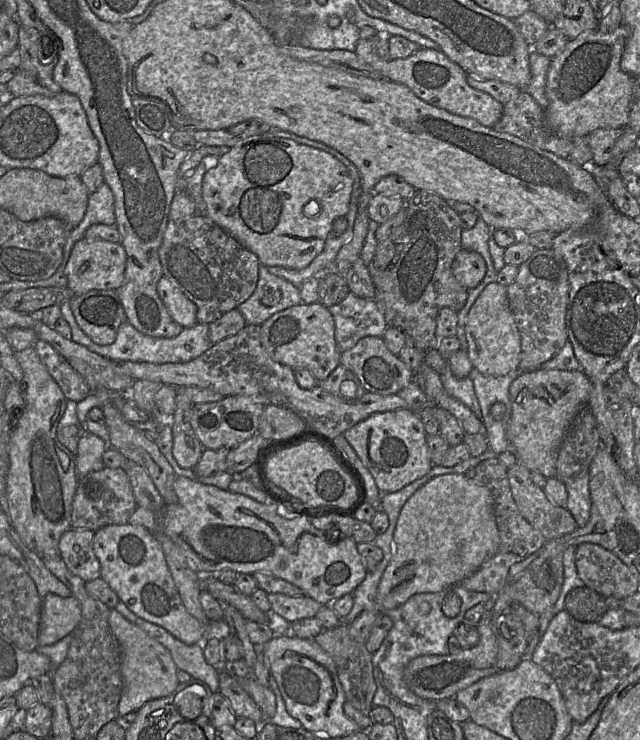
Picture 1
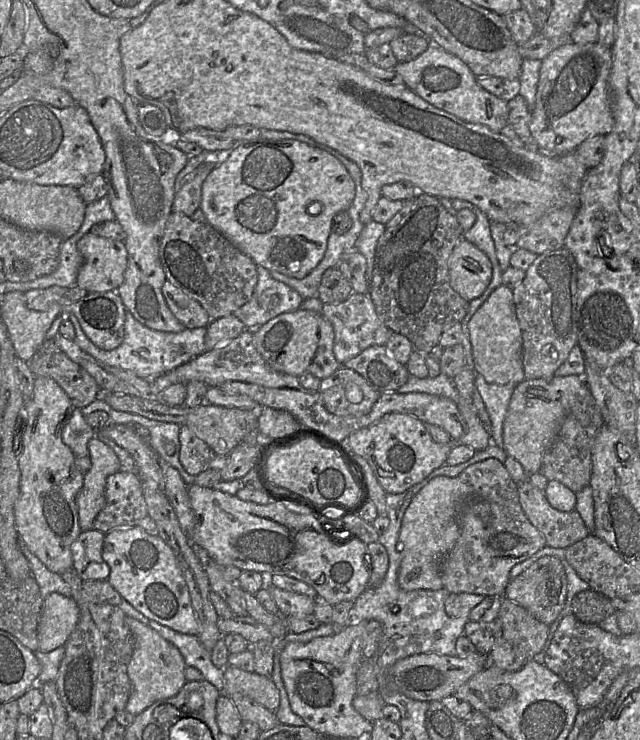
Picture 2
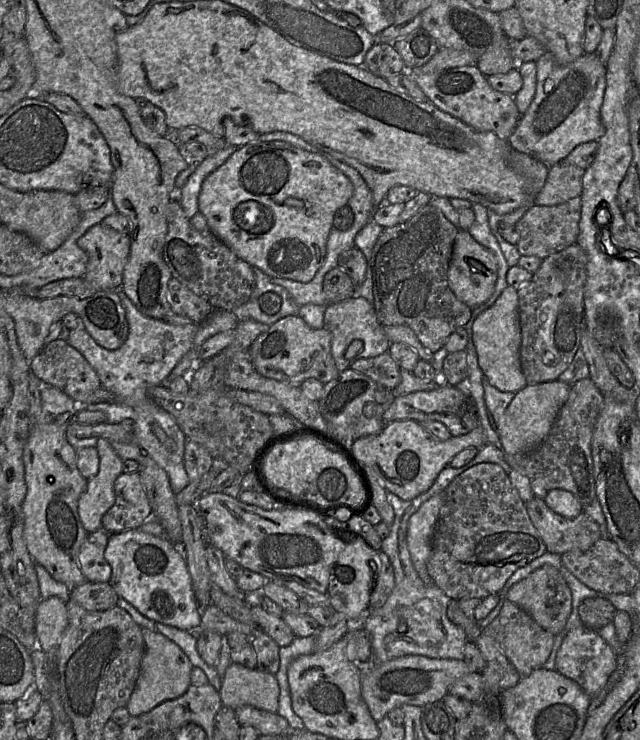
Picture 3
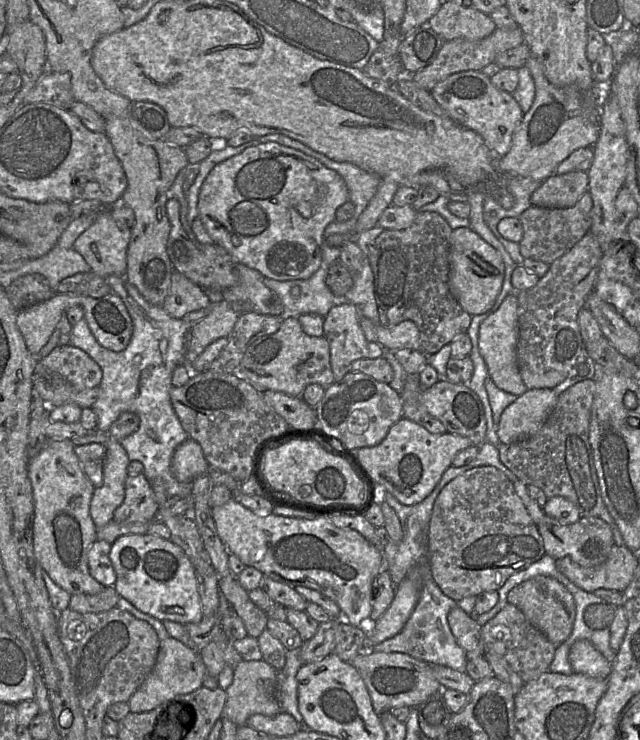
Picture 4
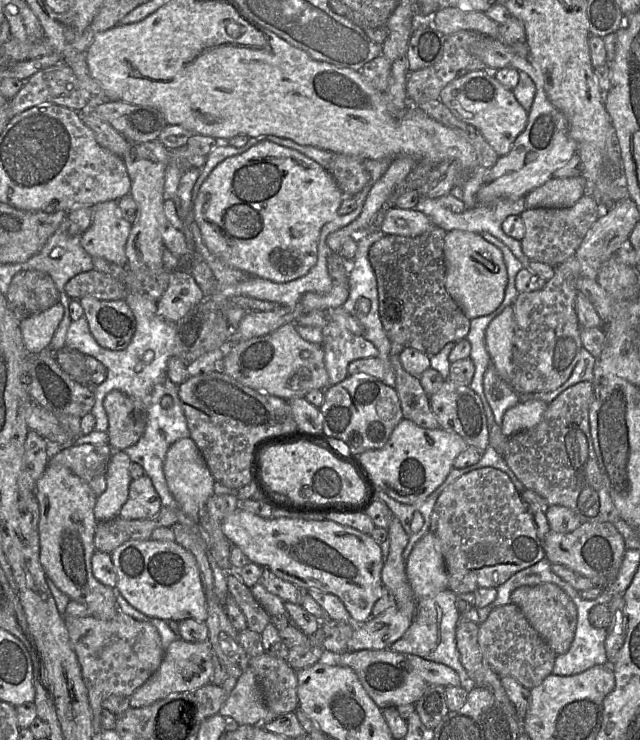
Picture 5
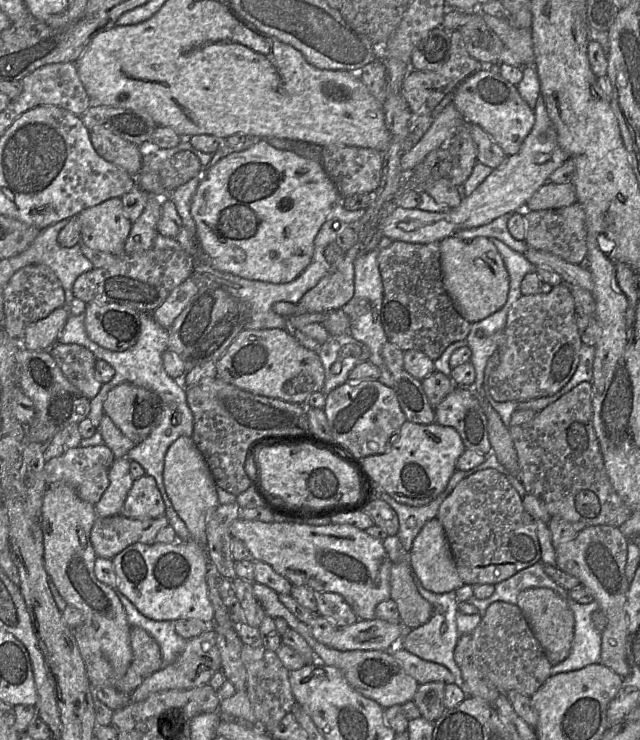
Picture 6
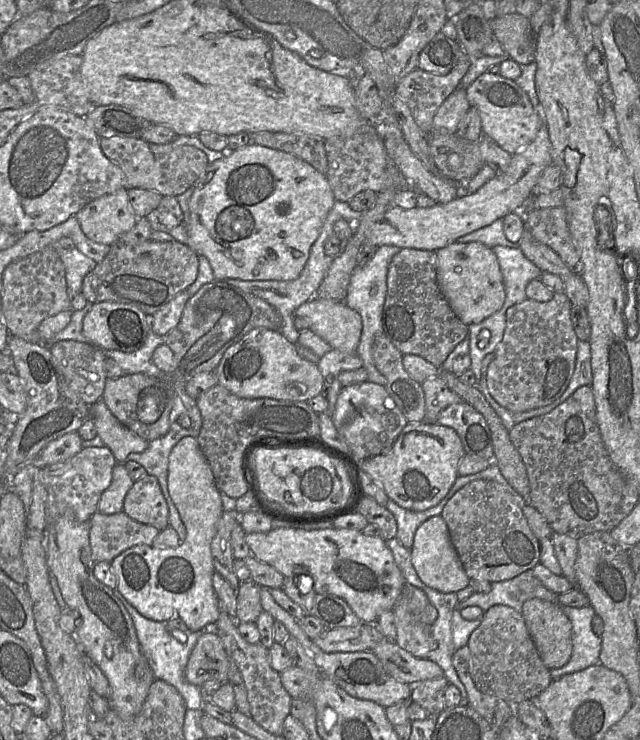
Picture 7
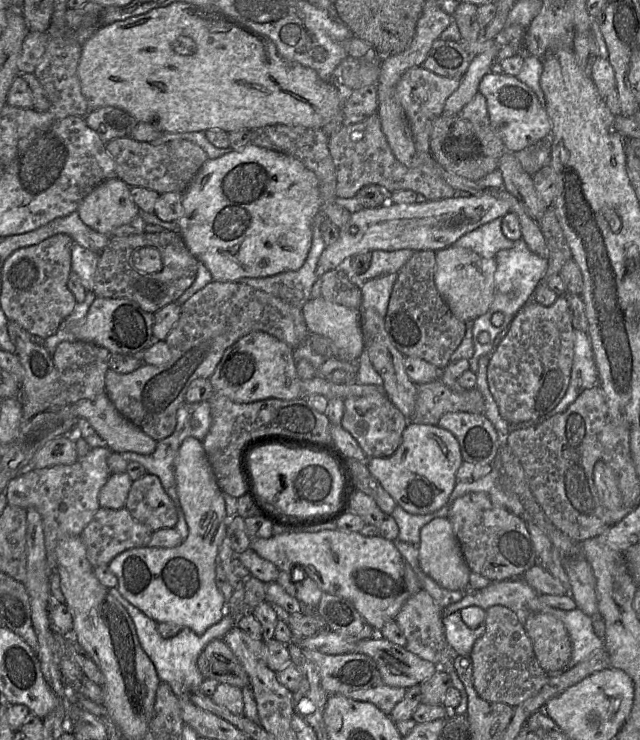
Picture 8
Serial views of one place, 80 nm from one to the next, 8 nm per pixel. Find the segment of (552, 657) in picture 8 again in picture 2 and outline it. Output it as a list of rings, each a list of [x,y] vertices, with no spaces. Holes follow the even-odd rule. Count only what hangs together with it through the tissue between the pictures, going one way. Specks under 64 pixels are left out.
[[[543,556],[516,578],[510,580],[503,597],[519,604],[536,619],[549,626],[562,611],[566,594],[567,578],[561,560],[555,556]]]

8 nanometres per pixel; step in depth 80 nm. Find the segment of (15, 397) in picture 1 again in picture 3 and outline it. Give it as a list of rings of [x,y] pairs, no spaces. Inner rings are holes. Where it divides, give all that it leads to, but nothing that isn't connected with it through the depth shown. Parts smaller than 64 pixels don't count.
[[[44,384],[41,388],[42,411],[37,422],[31,426],[23,450],[24,476],[27,493],[22,505],[24,516],[23,537],[33,560],[43,566],[53,579],[70,588],[88,582],[78,564],[78,554],[88,532],[84,529],[79,514],[78,500],[86,490],[87,480],[77,467],[76,450],[66,440],[66,430],[80,410],[73,399],[58,388]]]

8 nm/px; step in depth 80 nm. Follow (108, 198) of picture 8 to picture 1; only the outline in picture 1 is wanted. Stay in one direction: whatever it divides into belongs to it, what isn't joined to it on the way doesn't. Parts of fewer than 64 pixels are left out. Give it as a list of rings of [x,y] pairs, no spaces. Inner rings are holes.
[[[80,239],[73,247],[65,267],[67,287],[81,295],[90,290],[117,290],[124,281],[126,252],[121,243],[106,240]]]

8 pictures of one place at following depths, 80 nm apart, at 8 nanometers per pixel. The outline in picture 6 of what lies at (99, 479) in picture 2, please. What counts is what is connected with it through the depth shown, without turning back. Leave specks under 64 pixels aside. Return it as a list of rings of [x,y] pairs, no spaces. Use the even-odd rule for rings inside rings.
[[[116,458],[108,472],[109,485],[100,500],[94,505],[96,515],[110,517],[121,513],[127,494],[134,482],[130,471],[130,460]]]

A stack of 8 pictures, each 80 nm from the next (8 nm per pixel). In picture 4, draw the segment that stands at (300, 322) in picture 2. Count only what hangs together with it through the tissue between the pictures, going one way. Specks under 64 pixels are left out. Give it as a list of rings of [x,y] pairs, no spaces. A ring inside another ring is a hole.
[[[284,316],[276,332],[251,343],[232,374],[259,391],[282,392],[293,397],[301,397],[310,384],[319,384],[326,389],[335,382],[330,365],[328,340],[324,336],[307,335],[298,317],[294,316]]]

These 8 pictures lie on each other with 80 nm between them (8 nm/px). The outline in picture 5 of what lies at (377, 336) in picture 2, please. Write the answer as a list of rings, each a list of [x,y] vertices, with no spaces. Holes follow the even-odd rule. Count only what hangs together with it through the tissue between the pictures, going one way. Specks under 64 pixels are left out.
[[[331,320],[322,332],[324,365],[329,386],[338,384],[349,376],[348,366],[352,361],[378,357],[378,350],[373,343],[363,336],[353,334],[335,320]]]

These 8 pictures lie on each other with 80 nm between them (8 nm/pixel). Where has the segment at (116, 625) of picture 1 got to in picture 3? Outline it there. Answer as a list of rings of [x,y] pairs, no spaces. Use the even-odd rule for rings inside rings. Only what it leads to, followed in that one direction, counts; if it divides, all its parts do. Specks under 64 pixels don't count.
[[[141,628],[145,652],[140,663],[138,678],[126,708],[132,717],[149,712],[164,701],[182,696],[191,685],[190,673],[194,667],[182,649],[160,634]]]

